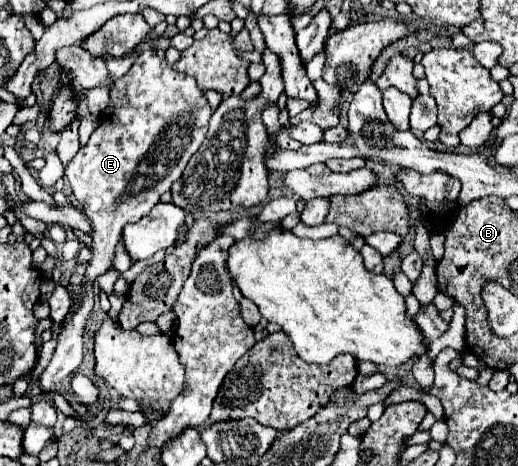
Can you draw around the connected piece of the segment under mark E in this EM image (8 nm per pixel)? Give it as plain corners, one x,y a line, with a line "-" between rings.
154,50
142,52
132,68
110,88
110,104
100,114
100,126
66,166
66,178
72,192
82,204
82,212
92,220
90,238
94,240
94,248
84,276
86,296
58,336
54,356
40,376
40,388
54,390
62,378
70,376
80,366
84,352
84,324
94,304
94,280
112,268
114,248
122,240
122,228
128,222
138,222
146,216
152,206
160,202
160,196
182,176
188,160
204,142
210,116
212,108
204,92
198,90
194,78
172,70
172,66
166,60
160,60

